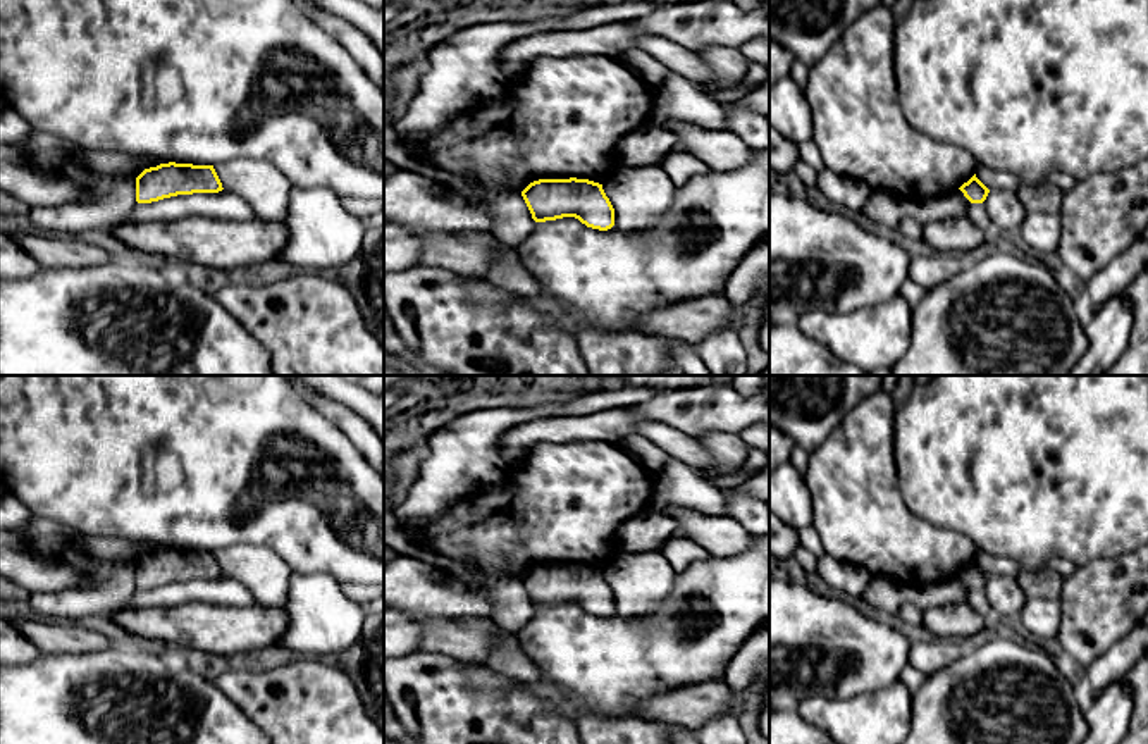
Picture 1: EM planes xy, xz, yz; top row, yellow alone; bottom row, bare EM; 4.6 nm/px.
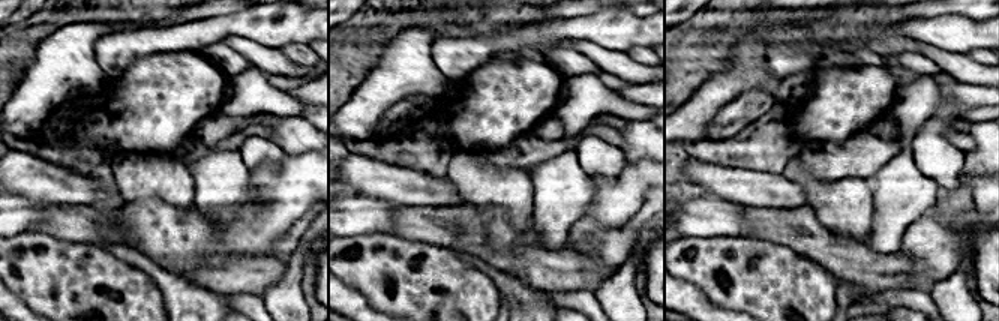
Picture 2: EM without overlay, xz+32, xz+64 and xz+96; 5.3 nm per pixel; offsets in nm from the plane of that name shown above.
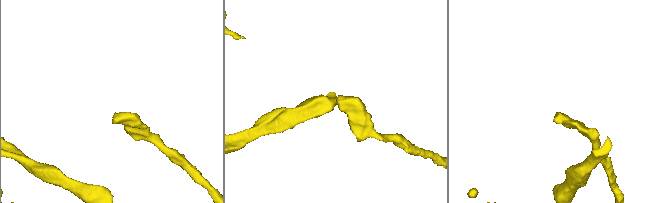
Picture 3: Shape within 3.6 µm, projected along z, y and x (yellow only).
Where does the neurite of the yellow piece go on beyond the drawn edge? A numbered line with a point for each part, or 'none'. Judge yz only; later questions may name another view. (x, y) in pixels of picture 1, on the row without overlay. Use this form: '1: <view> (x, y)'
none

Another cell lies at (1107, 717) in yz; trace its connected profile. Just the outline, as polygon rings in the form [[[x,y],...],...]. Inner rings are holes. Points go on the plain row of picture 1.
[[[1110,682],[1084,711],[1088,735],[1083,744],[1120,744],[1133,715],[1131,691],[1120,682]]]

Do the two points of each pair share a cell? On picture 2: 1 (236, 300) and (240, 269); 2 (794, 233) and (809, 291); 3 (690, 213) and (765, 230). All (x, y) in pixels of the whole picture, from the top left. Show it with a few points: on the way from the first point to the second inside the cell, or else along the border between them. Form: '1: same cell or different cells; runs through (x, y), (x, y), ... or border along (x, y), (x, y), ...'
1: different cells; border along (227, 294), (257, 294), (260, 297)
2: different cells; border along (767, 240), (792, 248), (830, 273)
3: different cells; border along (744, 207), (744, 219), (749, 225), (747, 236)

